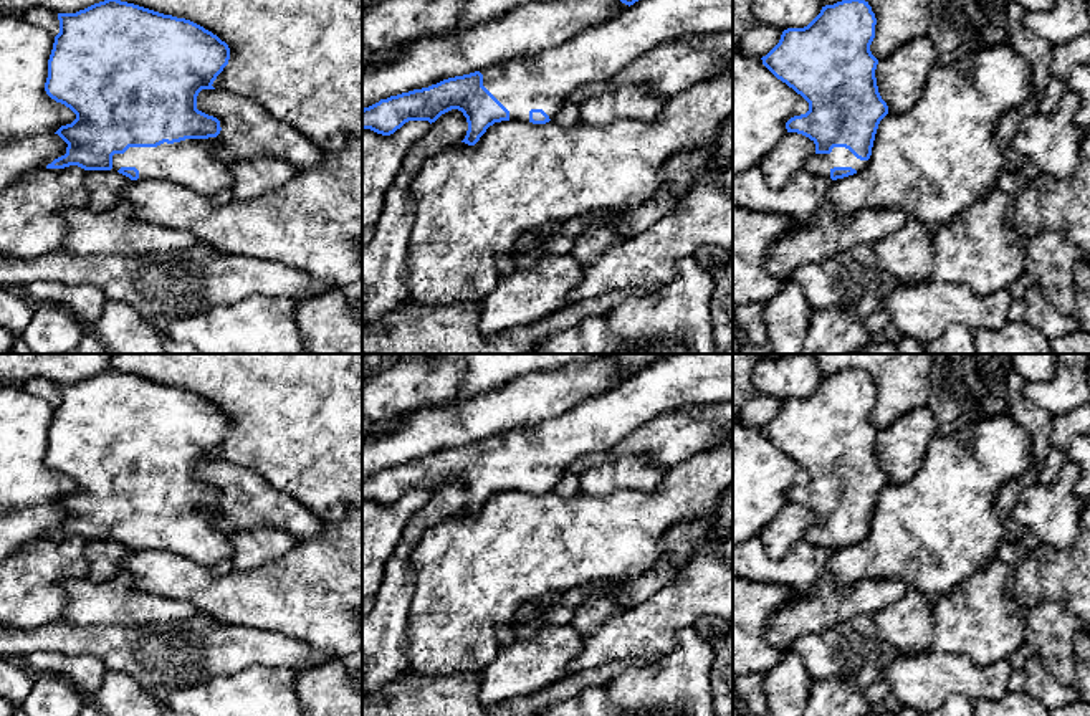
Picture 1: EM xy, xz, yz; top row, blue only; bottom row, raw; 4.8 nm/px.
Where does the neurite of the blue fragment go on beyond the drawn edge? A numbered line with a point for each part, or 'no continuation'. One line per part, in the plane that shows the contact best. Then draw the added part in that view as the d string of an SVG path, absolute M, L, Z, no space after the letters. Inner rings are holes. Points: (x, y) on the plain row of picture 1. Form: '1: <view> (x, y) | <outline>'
1: xy (192, 533) | M185 509L157 518L129 518L112 526L112 541L136 537L139 549L157 549L192 559L208 569L232 559L232 532L222 531L207 509Z

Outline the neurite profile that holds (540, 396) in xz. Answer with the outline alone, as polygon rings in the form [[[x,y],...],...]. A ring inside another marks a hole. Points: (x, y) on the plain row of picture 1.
[[[435,354],[435,357],[465,364],[460,390],[447,405],[422,407],[389,420],[374,422],[362,415],[362,480],[390,466],[554,418],[629,377],[617,369],[610,354]]]

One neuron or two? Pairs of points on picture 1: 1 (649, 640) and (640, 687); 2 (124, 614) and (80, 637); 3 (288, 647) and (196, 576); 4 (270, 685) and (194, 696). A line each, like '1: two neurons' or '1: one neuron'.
1: two neurons
2: two neurons
3: two neurons
4: one neuron

